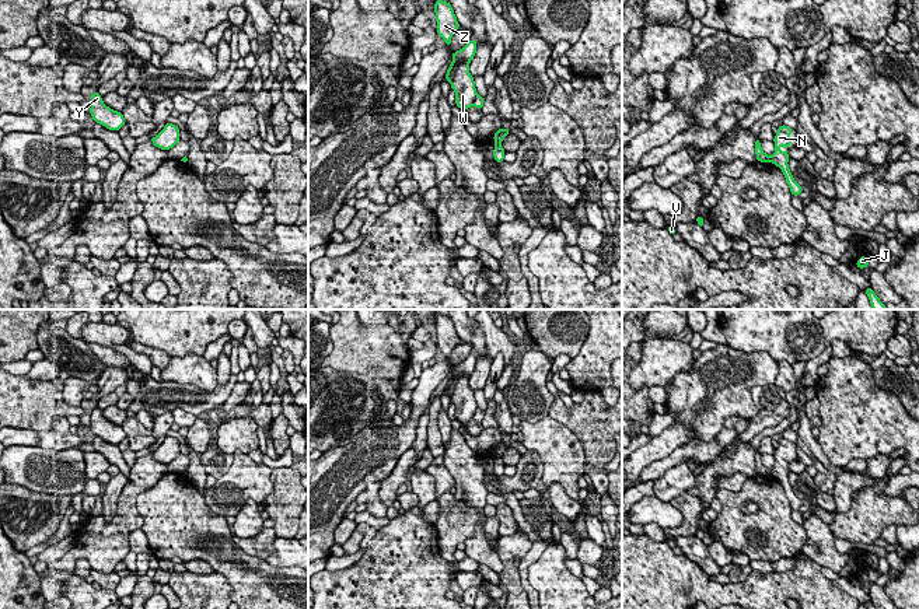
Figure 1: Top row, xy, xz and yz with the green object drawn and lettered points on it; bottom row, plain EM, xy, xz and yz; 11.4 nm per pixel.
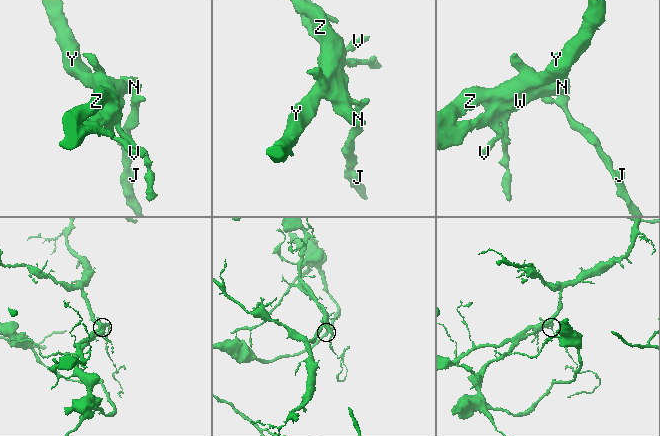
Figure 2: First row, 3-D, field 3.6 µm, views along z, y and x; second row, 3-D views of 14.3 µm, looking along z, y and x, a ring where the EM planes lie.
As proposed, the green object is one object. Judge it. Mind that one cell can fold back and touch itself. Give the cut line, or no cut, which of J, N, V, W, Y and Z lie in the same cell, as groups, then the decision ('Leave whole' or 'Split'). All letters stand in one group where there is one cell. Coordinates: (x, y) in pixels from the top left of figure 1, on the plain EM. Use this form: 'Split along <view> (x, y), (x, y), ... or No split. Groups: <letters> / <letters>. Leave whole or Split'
Split along xz (470, 374), (458, 374), (454, 378), (454, 389), (450, 395). Groups: J N V W / Y Z. Split

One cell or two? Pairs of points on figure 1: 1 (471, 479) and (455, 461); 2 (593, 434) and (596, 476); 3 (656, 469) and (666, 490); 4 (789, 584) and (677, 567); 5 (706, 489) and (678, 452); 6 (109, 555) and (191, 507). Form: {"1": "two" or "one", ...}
{"1": "one", "2": "two", "3": "two", "4": "one", "5": "two", "6": "two"}

